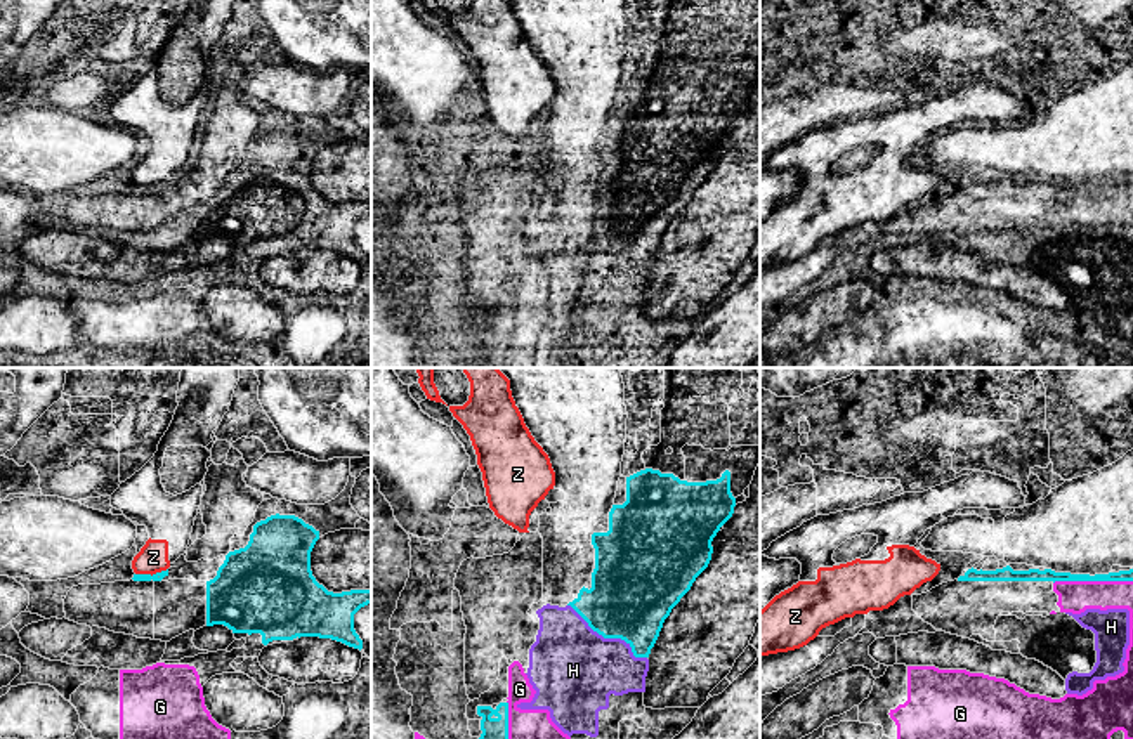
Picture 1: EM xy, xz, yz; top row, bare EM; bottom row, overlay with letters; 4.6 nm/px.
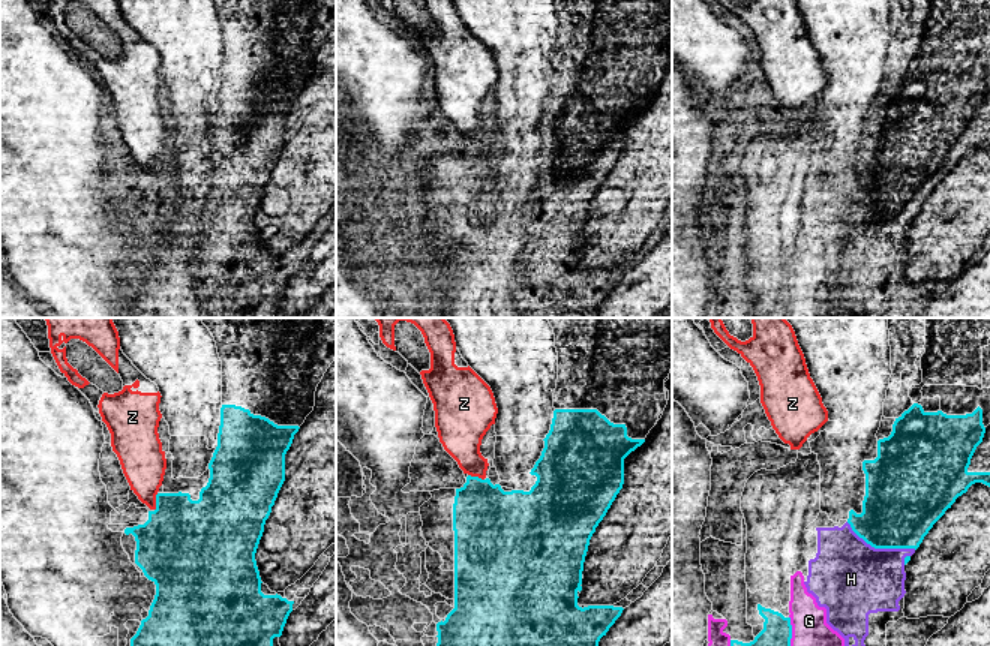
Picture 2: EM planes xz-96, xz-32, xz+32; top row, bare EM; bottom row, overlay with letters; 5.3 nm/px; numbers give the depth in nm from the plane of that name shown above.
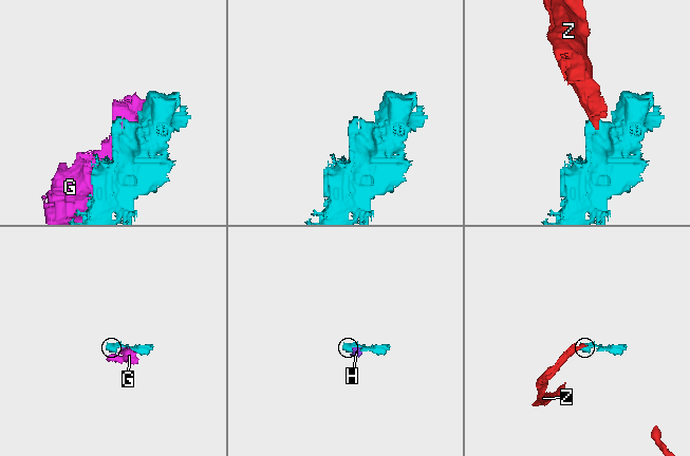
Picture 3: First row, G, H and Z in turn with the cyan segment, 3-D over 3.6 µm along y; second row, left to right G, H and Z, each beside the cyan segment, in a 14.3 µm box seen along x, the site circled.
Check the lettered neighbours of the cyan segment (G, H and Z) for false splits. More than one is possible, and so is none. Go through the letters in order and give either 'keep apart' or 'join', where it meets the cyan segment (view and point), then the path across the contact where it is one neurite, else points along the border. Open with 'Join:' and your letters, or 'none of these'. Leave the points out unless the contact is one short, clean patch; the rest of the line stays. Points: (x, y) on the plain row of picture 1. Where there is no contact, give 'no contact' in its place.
Join: none of these
G: keep apart; meets cyan in yz at (1092, 191)
H: keep apart; meets cyan in xz at (609, 248)
Z: keep apart; meets cyan in xy at (150, 186); border along xy (167, 179), (151, 186), (136, 186)

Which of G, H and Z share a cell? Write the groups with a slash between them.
G / H / Z

